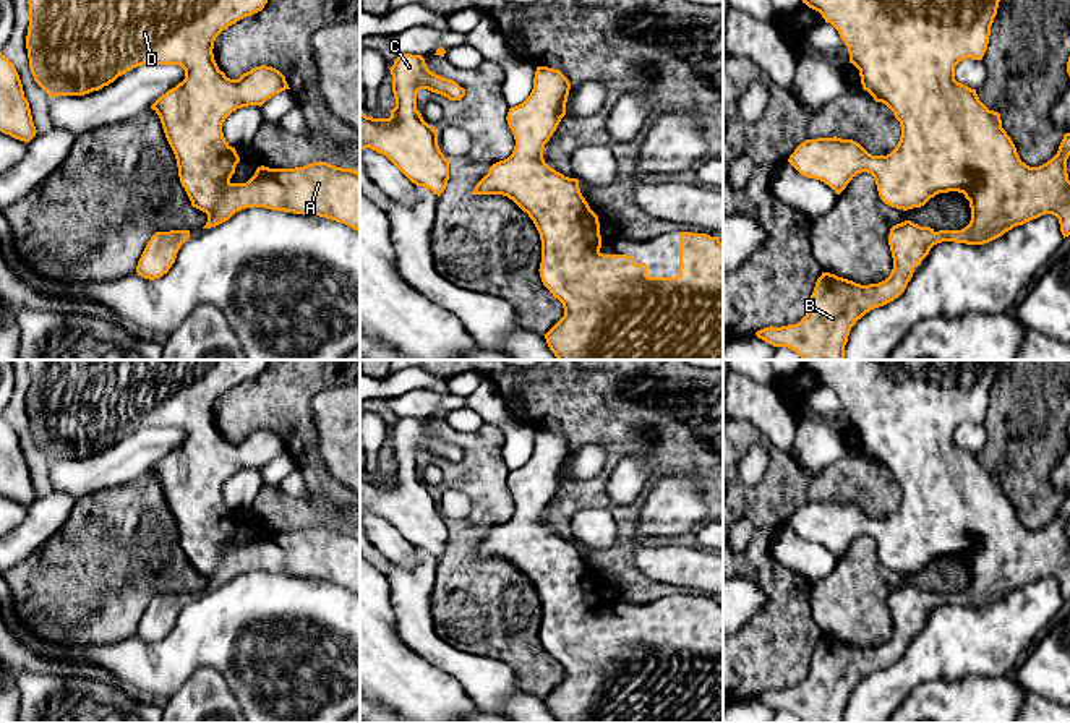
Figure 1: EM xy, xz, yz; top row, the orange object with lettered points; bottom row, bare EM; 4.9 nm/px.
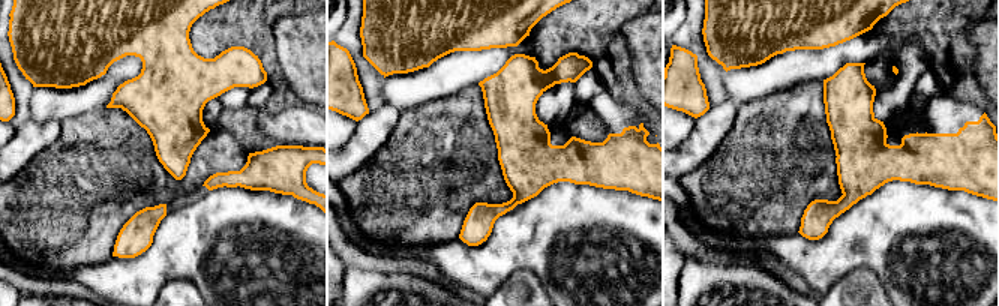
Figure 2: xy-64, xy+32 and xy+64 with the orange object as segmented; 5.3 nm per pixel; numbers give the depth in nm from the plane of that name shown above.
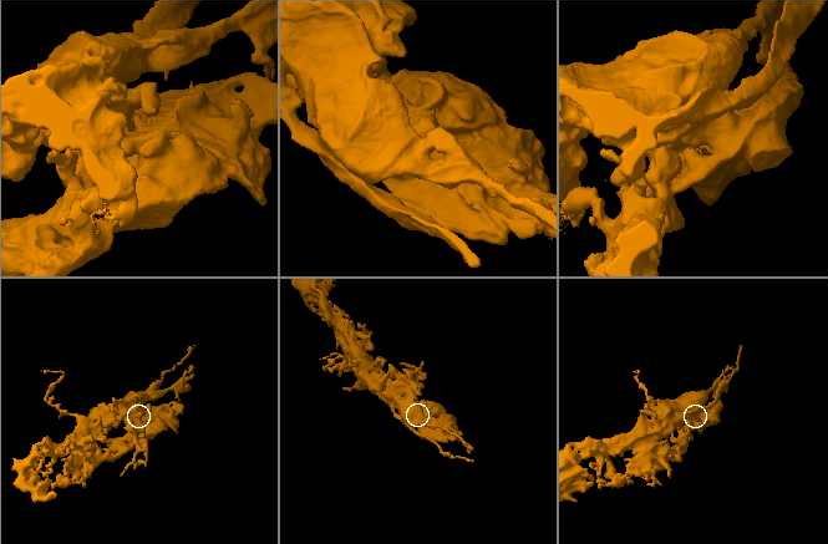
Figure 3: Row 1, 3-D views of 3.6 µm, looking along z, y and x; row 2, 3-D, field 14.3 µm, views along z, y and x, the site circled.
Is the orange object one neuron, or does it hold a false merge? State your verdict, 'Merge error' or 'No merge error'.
Merge error

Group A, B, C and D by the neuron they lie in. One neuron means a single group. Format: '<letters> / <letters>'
A B / C D

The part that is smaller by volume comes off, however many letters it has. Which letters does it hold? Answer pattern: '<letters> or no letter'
C, D

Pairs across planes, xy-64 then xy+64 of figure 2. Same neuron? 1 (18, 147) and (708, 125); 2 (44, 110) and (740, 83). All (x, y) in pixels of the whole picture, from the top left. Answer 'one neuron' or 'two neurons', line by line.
1: one neuron
2: one neuron

